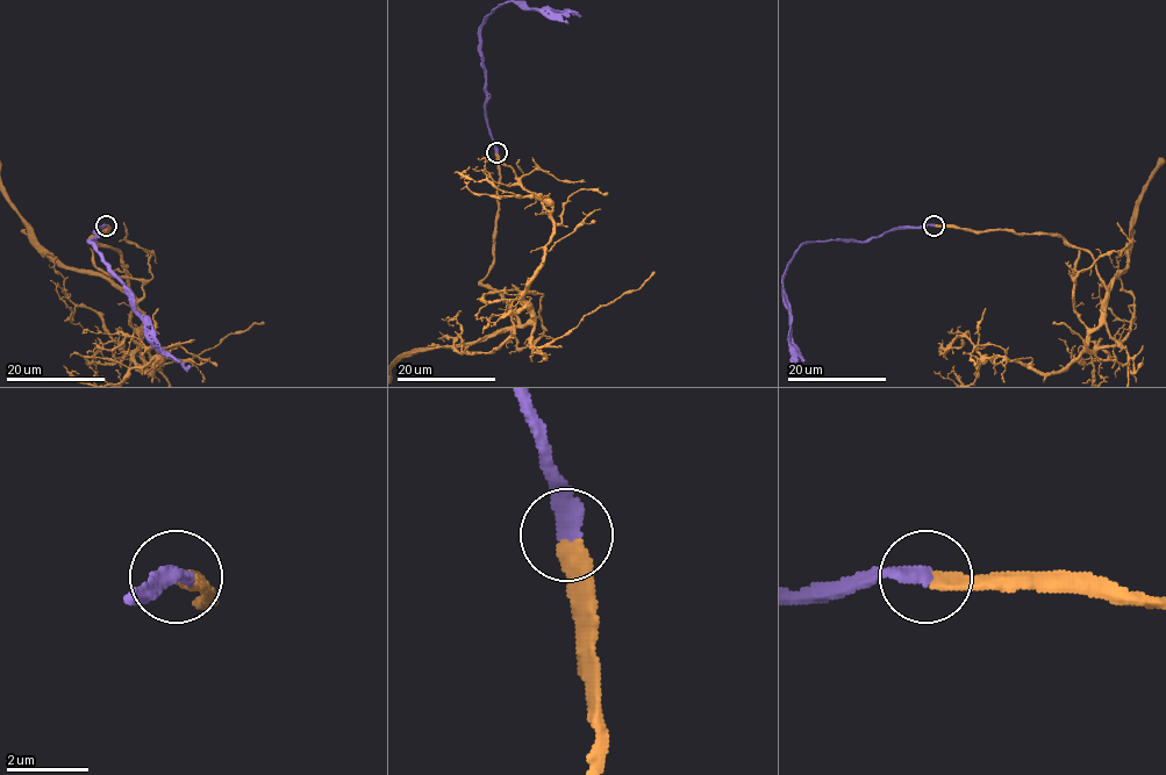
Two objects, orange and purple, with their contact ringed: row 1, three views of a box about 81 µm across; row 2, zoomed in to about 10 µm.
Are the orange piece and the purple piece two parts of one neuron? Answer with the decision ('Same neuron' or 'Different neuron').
Same neuron

